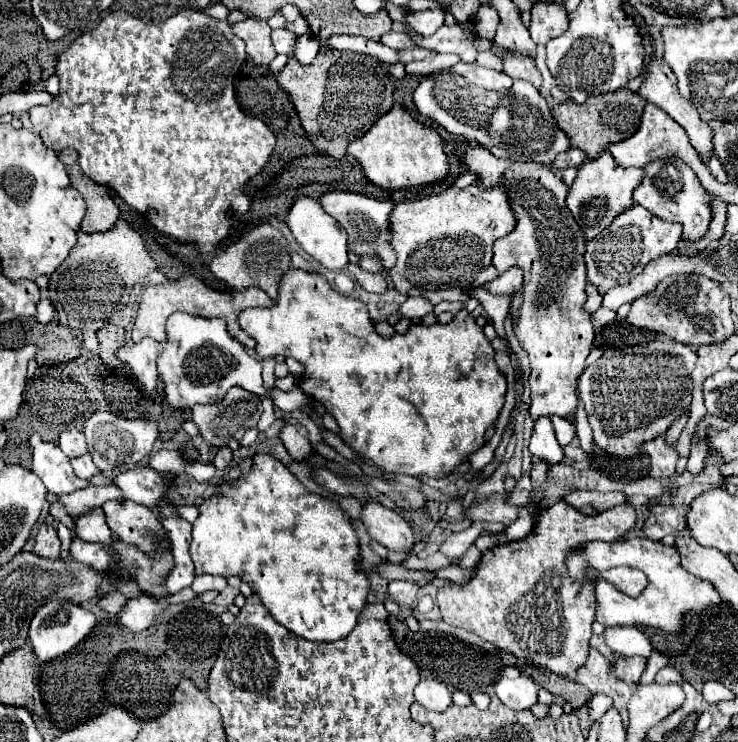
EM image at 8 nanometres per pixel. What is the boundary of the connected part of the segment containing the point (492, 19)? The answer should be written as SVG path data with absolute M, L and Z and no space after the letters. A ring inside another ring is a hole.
M481 6L479 12L477 12L477 16L475 16L475 28L477 28L477 34L479 34L481 38L493 40L497 24L499 24L499 14L495 12L495 8Z

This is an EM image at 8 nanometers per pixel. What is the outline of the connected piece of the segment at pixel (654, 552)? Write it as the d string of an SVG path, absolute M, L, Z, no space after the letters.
M629 538L629 540L617 540L613 544L607 542L589 542L583 546L583 550L571 552L567 556L567 568L573 578L581 578L585 572L585 566L591 566L595 570L607 570L613 566L631 566L641 568L647 576L647 588L637 596L625 596L619 592L613 584L607 580L597 580L595 584L595 596L597 596L597 622L603 626L653 626L661 628L669 634L679 634L683 630L683 616L687 612L701 612L709 606L717 606L721 602L719 592L713 588L711 582L701 580L693 574L689 574L681 566L681 558L677 548L667 546L663 542L653 542L647 538Z

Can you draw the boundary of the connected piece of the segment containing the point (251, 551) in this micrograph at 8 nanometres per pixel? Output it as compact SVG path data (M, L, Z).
M255 454L249 472L243 472L227 490L217 492L199 506L189 552L197 576L239 576L253 588L281 626L305 640L335 642L347 636L355 628L357 616L367 602L369 578L359 562L359 538L351 518L343 514L337 502L321 494L305 492L305 486L269 454Z

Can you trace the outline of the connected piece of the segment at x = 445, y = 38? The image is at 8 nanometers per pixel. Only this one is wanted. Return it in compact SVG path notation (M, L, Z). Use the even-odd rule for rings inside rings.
M441 26L431 38L419 38L413 28L407 28L405 34L421 48L433 48L437 52L455 52L461 56L463 62L475 62L477 50L473 46L473 40L465 30L455 26Z

